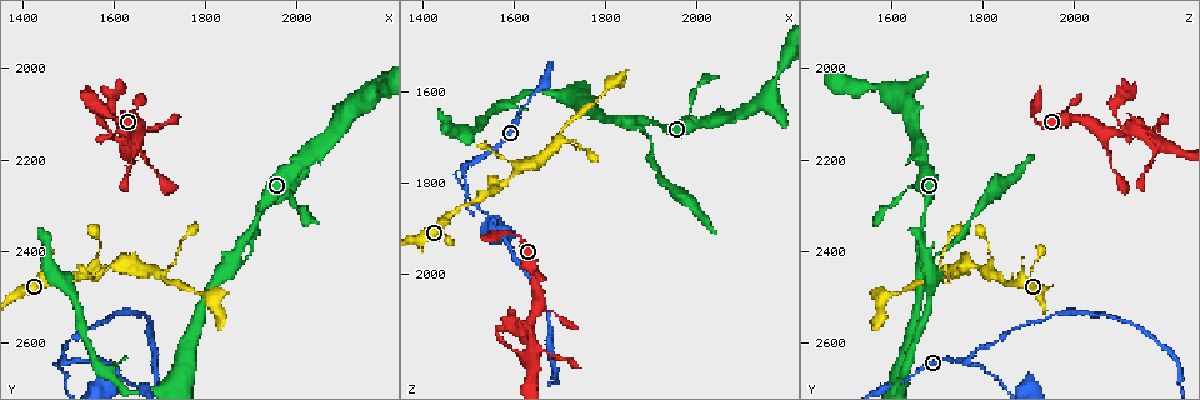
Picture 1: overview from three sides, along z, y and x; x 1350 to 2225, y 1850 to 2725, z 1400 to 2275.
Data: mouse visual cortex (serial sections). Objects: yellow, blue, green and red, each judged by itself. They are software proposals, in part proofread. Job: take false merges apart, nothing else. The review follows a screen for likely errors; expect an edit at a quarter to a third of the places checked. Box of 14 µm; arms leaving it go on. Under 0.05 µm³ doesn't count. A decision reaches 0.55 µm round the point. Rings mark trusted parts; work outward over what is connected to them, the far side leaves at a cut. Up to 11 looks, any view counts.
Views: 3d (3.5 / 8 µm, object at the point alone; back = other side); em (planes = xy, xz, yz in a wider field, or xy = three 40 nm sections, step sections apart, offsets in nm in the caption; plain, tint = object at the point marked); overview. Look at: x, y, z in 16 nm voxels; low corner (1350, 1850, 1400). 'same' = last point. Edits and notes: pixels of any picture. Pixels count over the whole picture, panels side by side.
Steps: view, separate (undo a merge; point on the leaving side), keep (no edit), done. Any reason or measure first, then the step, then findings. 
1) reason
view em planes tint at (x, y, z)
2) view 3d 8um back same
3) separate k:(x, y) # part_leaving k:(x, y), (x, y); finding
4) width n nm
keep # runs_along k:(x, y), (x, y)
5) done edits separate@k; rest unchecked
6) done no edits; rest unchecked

a fork
view em xy step 3 tint at (1615, 2425, 1770)

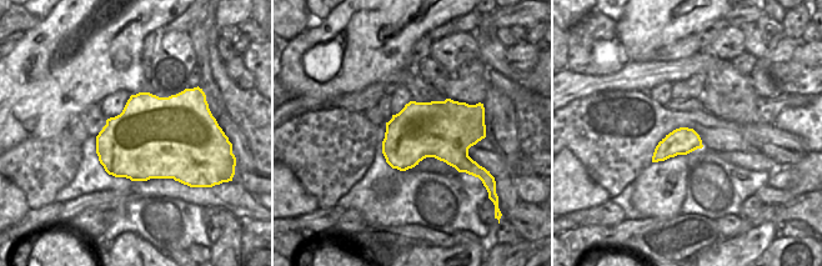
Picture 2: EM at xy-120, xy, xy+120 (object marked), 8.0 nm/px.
wider look
view 3d 3.5um same

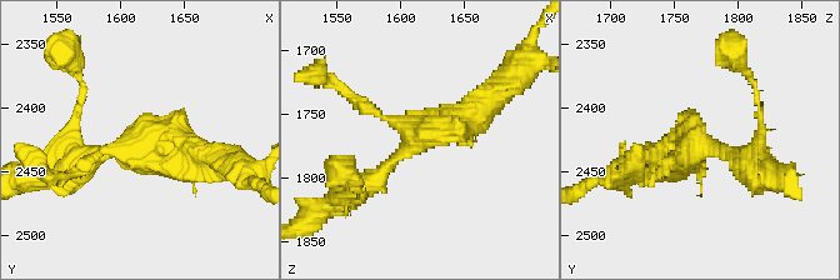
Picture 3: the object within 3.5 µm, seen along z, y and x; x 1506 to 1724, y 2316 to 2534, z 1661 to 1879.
keep # one cell here

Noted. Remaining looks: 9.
three-way junction
view 3d 3.5um at (1495, 2640, 1760)

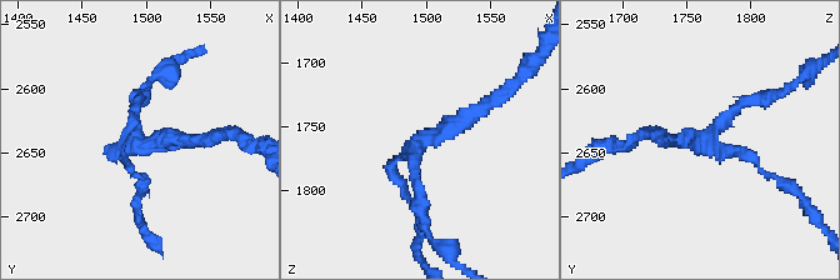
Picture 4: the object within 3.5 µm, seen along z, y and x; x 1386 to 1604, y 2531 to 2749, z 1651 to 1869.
view em planes tint at (1496, 2640, 1764)

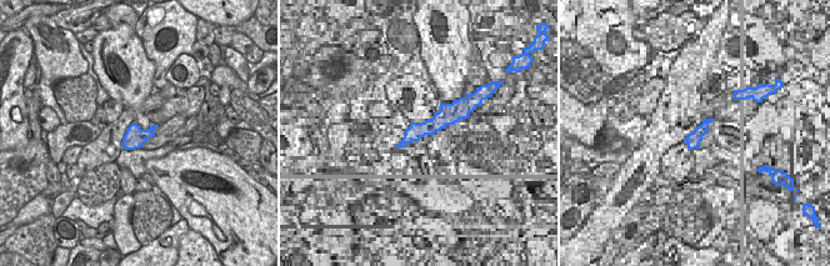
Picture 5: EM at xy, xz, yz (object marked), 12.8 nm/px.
arms 3; arm_widths 150, 150, 200 nm
keep # runs_along 4:(489, 103), (416, 148), (420, 209); continuous, no second cell

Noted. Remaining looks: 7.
thin neck
view 3d 3.5um at (1900, 2405, 1710)

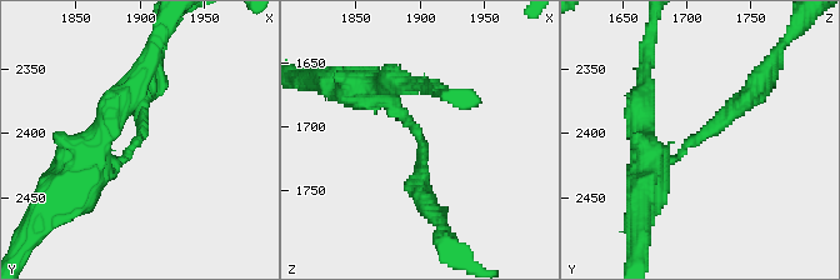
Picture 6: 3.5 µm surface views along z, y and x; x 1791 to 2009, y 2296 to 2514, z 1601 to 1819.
need the tissue
view em xy step 1 tint at (1900, 2404, 1712)

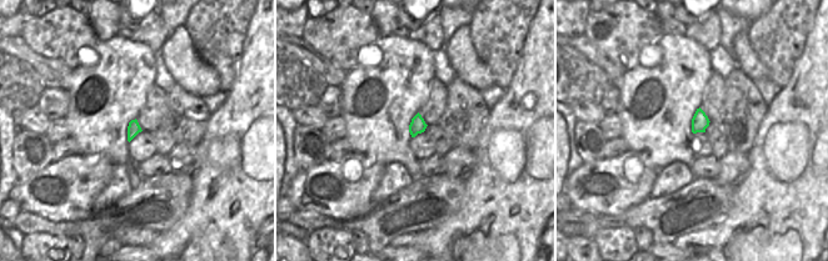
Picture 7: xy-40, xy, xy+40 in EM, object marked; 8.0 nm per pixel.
arm_widths 250, 250 nm
keep # continuous, no second cell

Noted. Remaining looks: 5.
three arms meet
view 3d 8um at (1635, 2145, 2110)

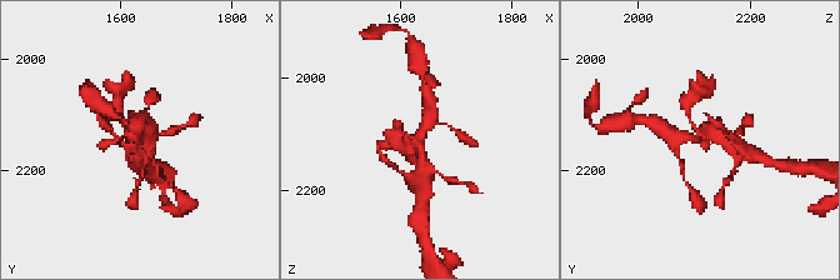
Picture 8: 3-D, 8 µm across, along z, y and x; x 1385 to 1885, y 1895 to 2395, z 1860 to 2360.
closer look
view 3d 3.5um at (1635, 2140, 2105)

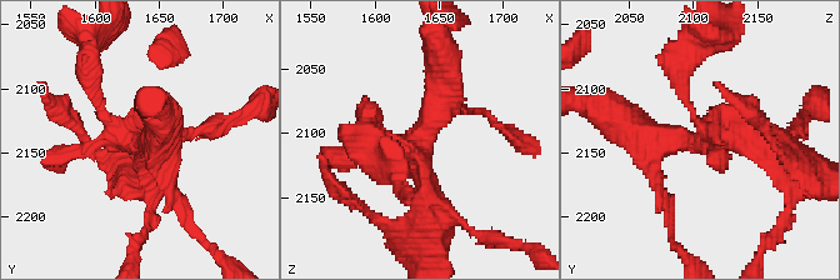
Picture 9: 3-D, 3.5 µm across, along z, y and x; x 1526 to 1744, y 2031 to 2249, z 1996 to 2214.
shape alone is not enough
view em xy step 5 tint at (1636, 2142, 2110)

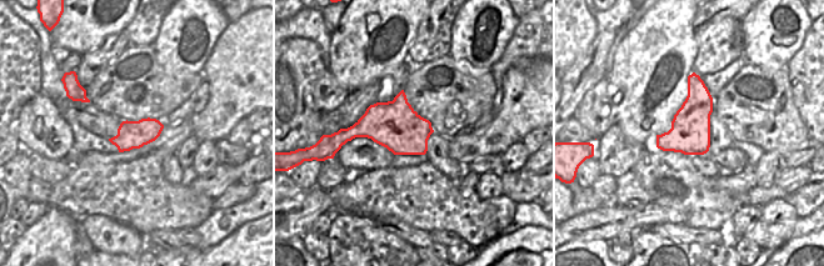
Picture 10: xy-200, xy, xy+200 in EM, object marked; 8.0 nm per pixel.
keep # runs_along 9:(630, 128), (781, 154); one cell here

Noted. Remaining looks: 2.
done no edits; rest unchecked

